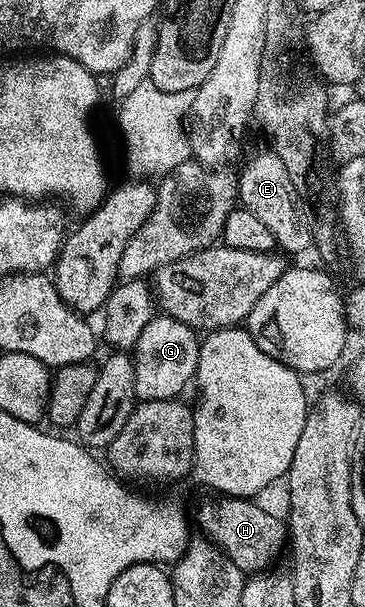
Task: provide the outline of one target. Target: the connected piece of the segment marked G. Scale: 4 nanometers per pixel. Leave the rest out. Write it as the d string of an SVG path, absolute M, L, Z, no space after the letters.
M159 313L148 320L140 340L136 340L132 357L135 366L135 396L138 400L168 400L178 398L186 385L195 381L200 338L188 324Z

